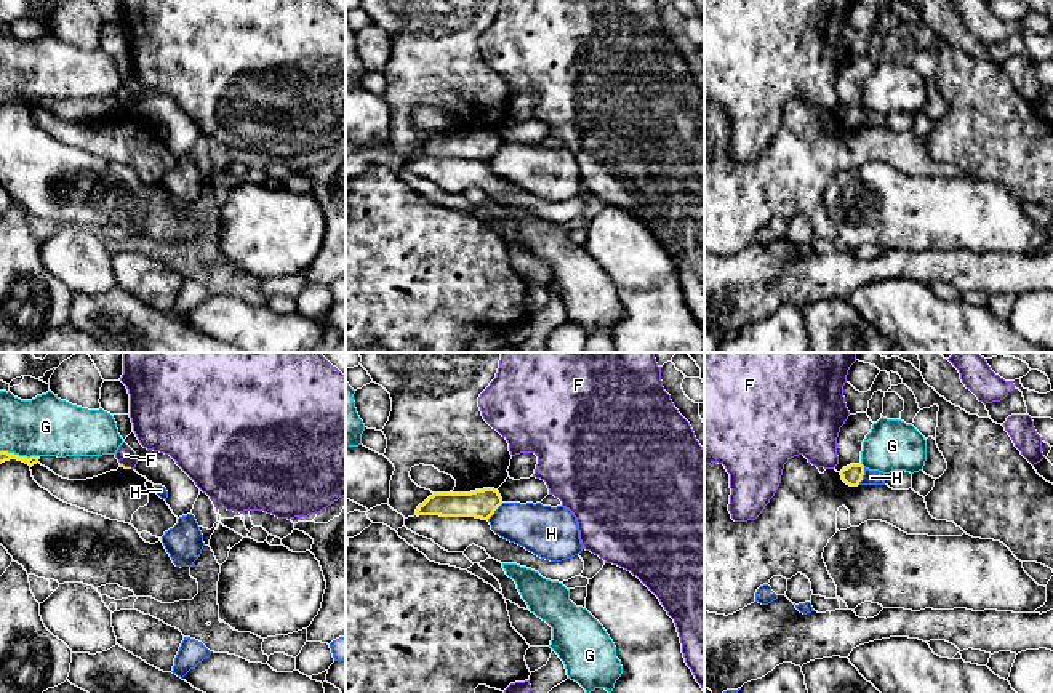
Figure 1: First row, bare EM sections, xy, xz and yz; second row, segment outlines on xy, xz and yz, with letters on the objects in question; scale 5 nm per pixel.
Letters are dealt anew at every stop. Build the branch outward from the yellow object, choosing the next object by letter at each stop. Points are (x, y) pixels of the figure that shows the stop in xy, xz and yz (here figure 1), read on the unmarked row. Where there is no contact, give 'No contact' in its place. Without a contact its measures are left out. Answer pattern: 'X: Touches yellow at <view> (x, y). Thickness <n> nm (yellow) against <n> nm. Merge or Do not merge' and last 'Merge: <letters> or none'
F: Touches yellow at xy (127, 109). Thickness 20 nm (yellow) against 90 nm. Do not merge
G: Touches yellow at xy (18, 96). Thickness 50 nm (yellow) against 300 nm. Do not merge
H: Touches yellow at xz (495, 151). Thickness 140 nm (yellow) against 240 nm. Do not merge
Merge: none

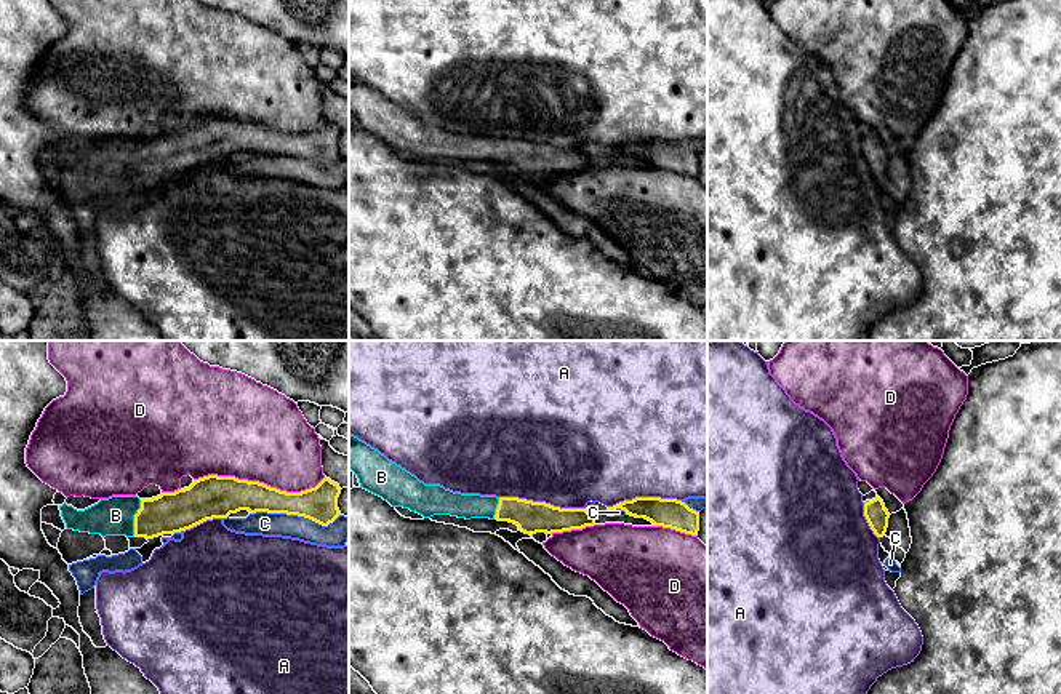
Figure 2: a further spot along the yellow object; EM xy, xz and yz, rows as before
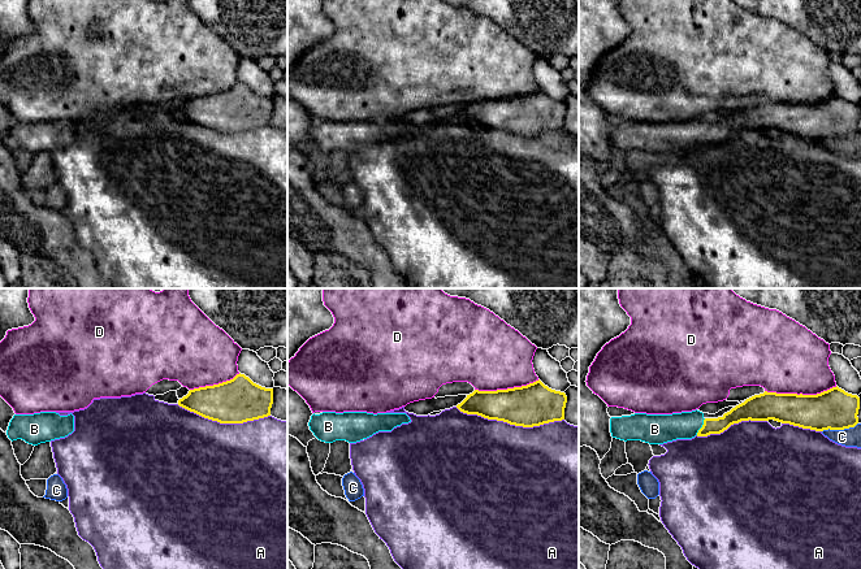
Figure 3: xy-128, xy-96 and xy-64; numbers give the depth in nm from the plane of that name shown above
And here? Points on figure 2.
A: Touches yellow at xz (543, 144). Thickness 160 nm (yellow) against 500 nm. Do not merge
B: Touches yellow at xy (135, 160). Thickness 200 nm (yellow) against 190 nm. Merge
C: Touches yellow at xy (295, 155). Thickness 180 nm (yellow) against 120 nm. Do not merge
D: Touches yellow at xy (260, 125). Thickness 220 nm (yellow) against 480 nm. Do not merge
Merge: B

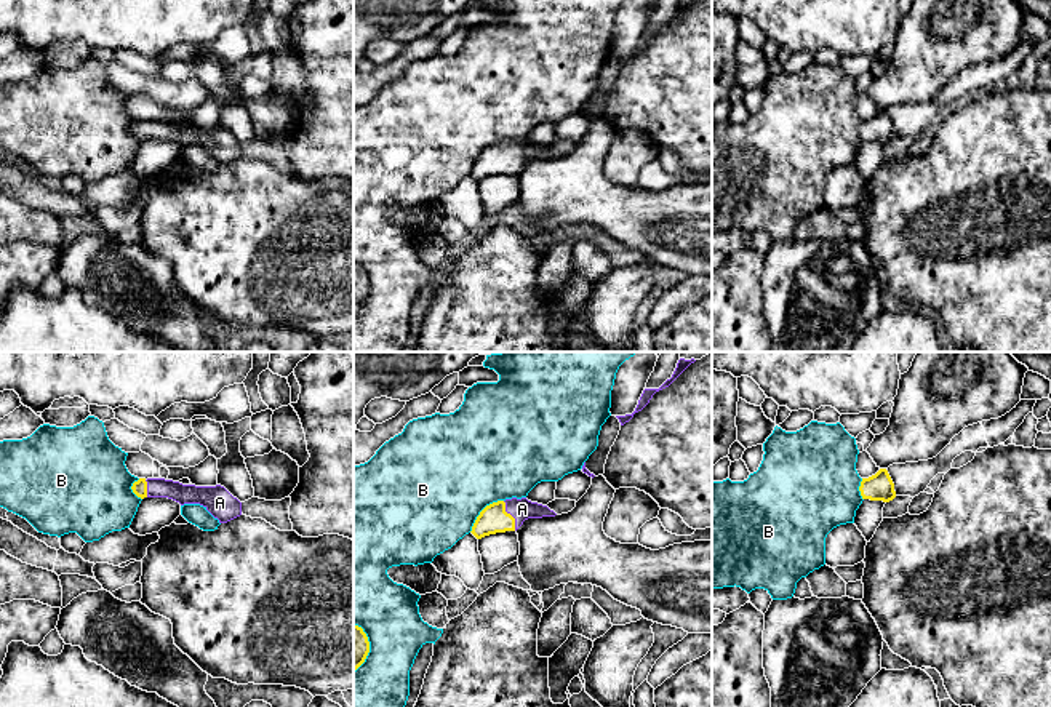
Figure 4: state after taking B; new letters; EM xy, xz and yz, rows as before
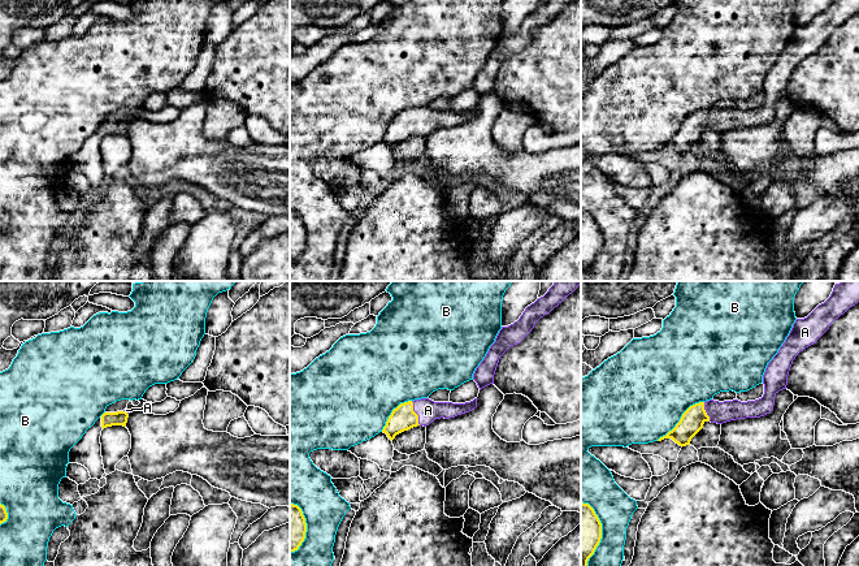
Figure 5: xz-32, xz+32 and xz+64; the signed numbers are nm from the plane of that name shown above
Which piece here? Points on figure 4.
A: Touches yellow at xz (511, 157). Thickness 150 nm (yellow) against 110 nm. Merge
B: Touches yellow at xz (482, 152). Thickness 150 nm (yellow) against 500 nm. Do not merge
Merge: A

